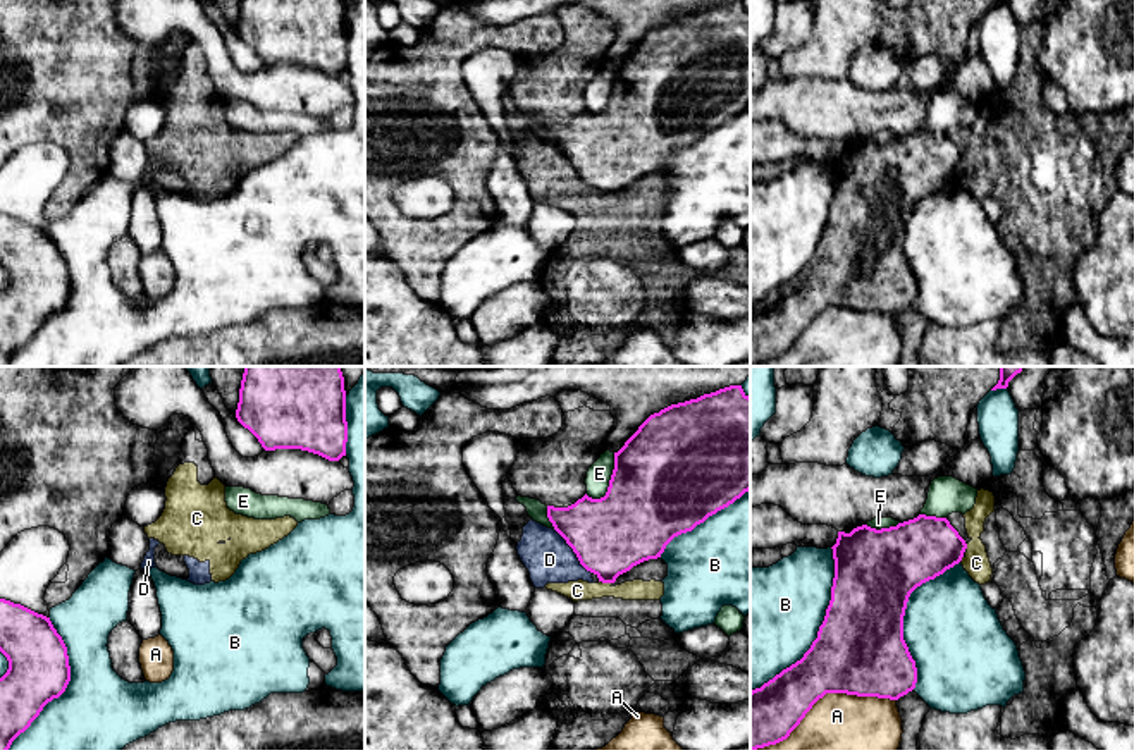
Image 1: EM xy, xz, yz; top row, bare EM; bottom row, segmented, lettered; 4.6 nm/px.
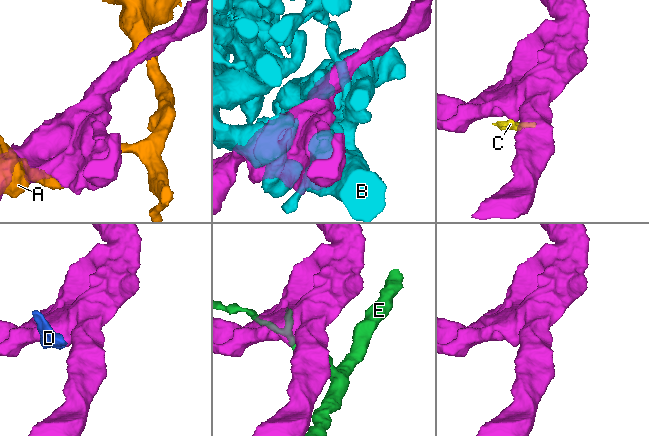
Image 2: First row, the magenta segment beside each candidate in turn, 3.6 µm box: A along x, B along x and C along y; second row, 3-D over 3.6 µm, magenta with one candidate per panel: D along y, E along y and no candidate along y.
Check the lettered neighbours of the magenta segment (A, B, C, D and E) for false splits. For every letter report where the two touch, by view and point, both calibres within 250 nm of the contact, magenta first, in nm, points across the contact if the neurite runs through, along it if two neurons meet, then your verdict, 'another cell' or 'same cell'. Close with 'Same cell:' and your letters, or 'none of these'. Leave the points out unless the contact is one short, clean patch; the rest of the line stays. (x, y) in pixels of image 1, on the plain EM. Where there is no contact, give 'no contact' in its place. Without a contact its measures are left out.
A: contact yz (819, 312); calibres 360 and 460 nm; another cell
B: contact yz (819, 243); calibres 420 and 480 nm; another cell
C: contact xz (606, 196); calibres 360 and 100 nm; border xz (599, 195), (611, 198); another cell
D: contact xz (573, 165); calibres 360 and 220 nm; another cell
E: contact xz (610, 97); calibres 480 and 110 nm; another cell
Same cell: none of these

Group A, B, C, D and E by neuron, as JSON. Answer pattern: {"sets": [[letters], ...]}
{"sets": [["A"], ["B"], ["C", "D"], ["E"]]}

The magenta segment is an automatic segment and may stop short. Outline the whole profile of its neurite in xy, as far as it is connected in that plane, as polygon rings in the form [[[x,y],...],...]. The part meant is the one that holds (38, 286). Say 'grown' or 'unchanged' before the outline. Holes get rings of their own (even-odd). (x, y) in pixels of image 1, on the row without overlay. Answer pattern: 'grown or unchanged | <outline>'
unchanged | [[[0,213],[0,267],[9,275],[0,292],[0,366],[24,347],[69,296],[67,261],[50,232]]]

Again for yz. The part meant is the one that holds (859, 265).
unchanged | [[[919,129],[890,143],[838,146],[833,163],[831,215],[817,253],[800,275],[750,306],[750,365],[790,351],[826,308],[898,315],[915,303],[917,282],[903,255],[903,231],[910,208],[958,179],[965,155],[946,132]]]

